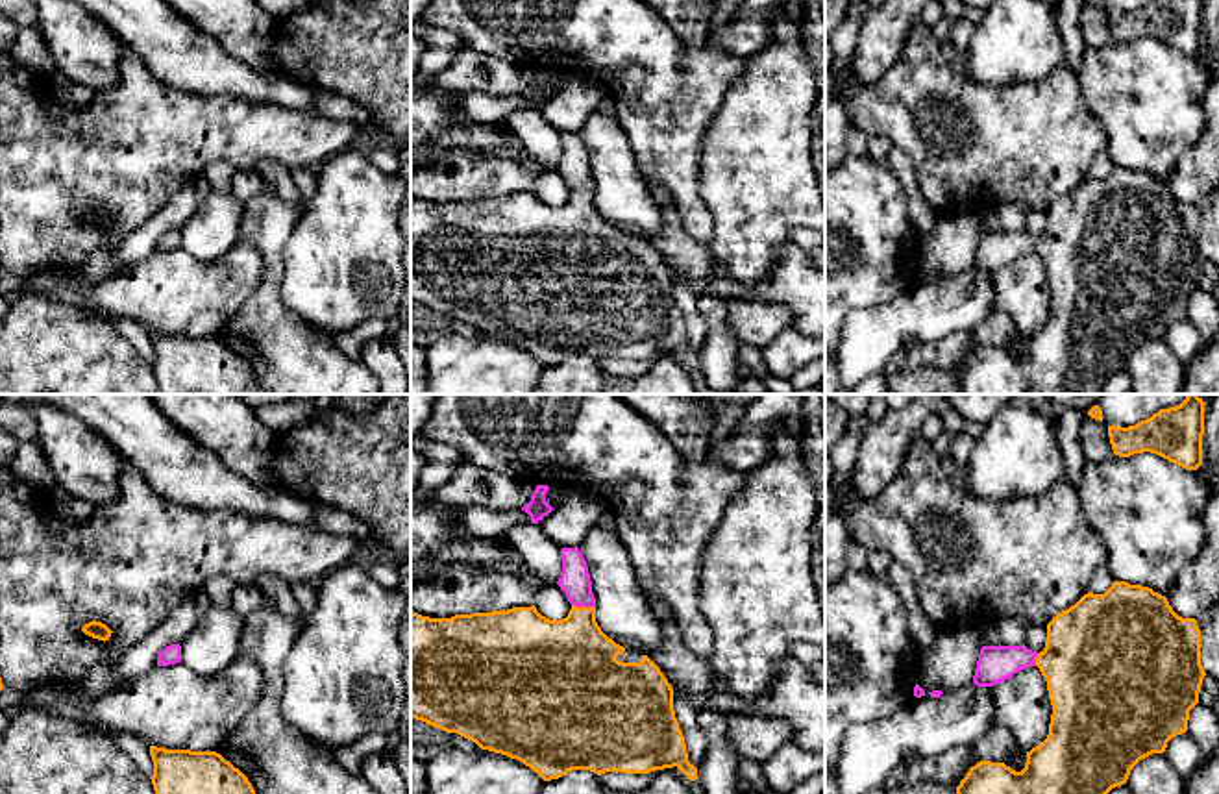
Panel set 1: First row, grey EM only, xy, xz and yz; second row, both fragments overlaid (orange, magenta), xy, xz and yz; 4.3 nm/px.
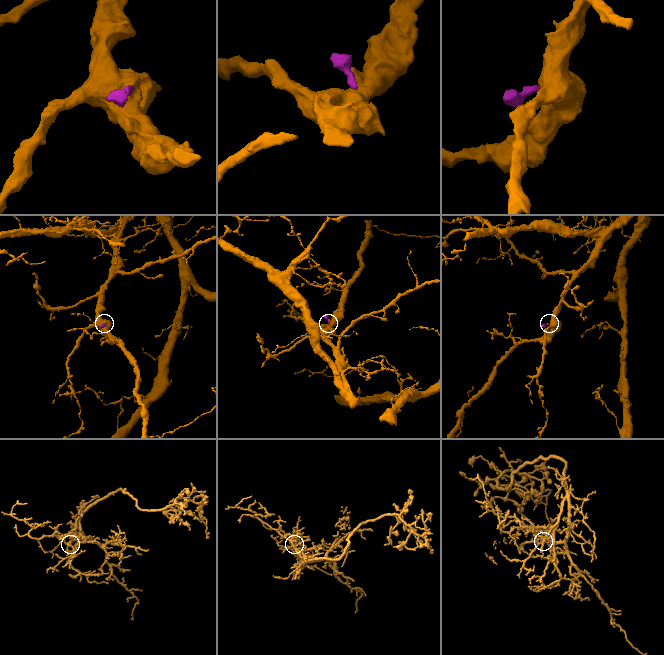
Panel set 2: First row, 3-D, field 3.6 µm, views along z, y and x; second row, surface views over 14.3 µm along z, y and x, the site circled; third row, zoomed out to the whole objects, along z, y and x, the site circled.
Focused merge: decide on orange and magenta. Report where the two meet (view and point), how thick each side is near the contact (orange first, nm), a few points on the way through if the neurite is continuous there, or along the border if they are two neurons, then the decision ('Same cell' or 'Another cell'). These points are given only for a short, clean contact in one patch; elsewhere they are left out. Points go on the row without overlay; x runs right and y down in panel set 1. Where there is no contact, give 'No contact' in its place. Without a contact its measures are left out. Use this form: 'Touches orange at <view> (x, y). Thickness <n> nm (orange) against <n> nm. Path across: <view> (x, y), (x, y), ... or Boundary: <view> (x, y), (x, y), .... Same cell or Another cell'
Touches orange at xz (583, 193). Thickness 400 nm (orange) against 140 nm. Path across: xz (570, 248), (583, 193), (574, 167). Same cell

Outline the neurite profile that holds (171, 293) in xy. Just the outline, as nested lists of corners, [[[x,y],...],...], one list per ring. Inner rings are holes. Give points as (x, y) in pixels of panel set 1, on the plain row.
[[[239,241],[211,263],[200,263],[181,248],[154,252],[148,259],[126,265],[115,274],[87,281],[67,272],[41,272],[24,285],[24,294],[39,294],[91,315],[131,318],[148,331],[165,335],[216,337],[237,315],[265,274],[259,252]]]

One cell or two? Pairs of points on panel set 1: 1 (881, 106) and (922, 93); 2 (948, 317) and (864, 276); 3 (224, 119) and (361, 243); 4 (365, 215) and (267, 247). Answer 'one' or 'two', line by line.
1: one
2: two
3: two
4: two

